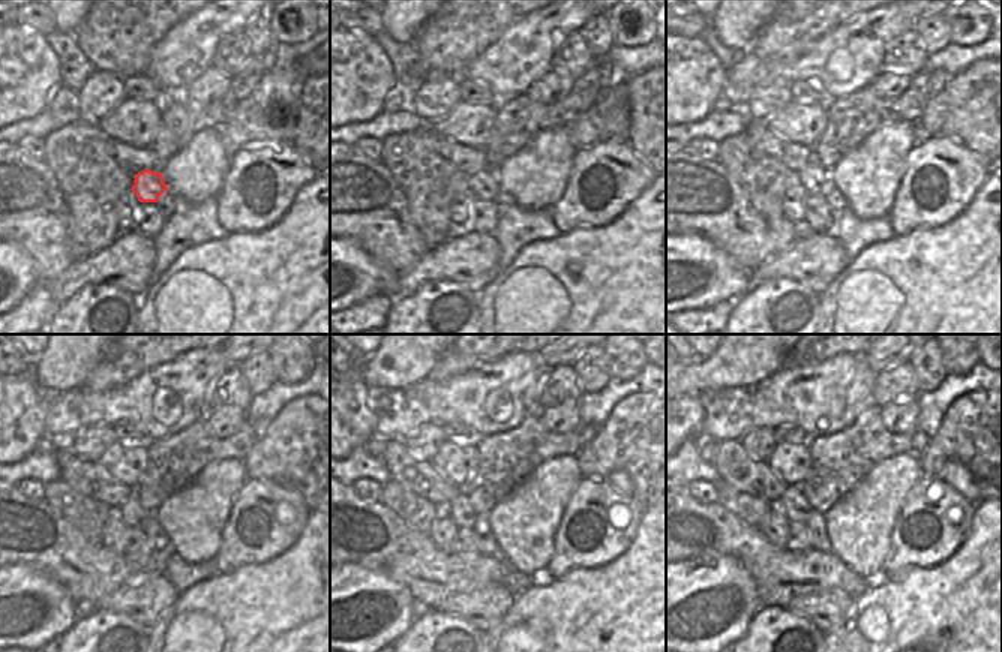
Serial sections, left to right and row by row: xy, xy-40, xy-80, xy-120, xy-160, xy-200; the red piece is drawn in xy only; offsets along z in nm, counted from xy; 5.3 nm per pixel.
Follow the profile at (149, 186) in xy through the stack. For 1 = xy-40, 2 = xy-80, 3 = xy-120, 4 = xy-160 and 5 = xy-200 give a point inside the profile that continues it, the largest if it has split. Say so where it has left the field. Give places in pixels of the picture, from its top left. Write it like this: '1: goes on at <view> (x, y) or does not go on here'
1: goes on at xy-40 (483, 185)
2: goes on at xy-80 (815, 179)
3: goes on at xy-120 (134, 516)
4: goes on at xy-160 (459, 508)
5: goes on at xy-200 (792, 502)

